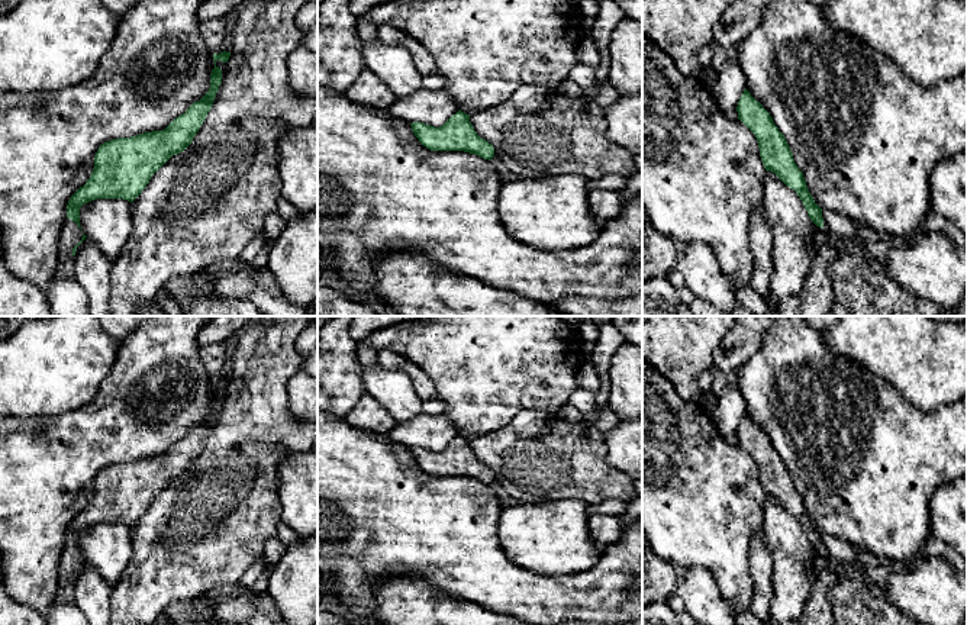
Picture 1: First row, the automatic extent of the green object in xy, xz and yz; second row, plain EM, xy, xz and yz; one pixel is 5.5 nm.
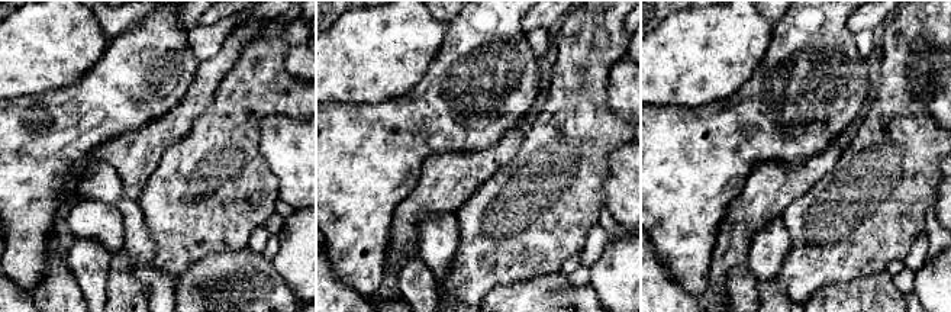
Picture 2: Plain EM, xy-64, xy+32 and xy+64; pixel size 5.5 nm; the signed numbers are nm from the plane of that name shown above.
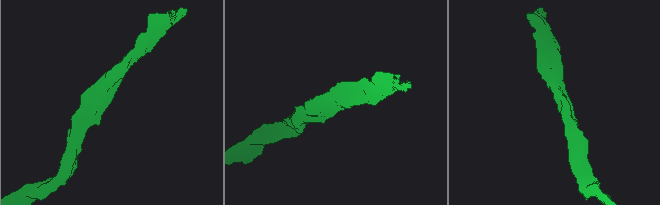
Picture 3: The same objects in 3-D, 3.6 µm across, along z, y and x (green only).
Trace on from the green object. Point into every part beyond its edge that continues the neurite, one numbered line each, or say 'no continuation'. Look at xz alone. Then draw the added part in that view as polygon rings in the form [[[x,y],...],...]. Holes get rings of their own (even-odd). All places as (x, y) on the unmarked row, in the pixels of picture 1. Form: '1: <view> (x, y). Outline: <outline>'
no continuation

